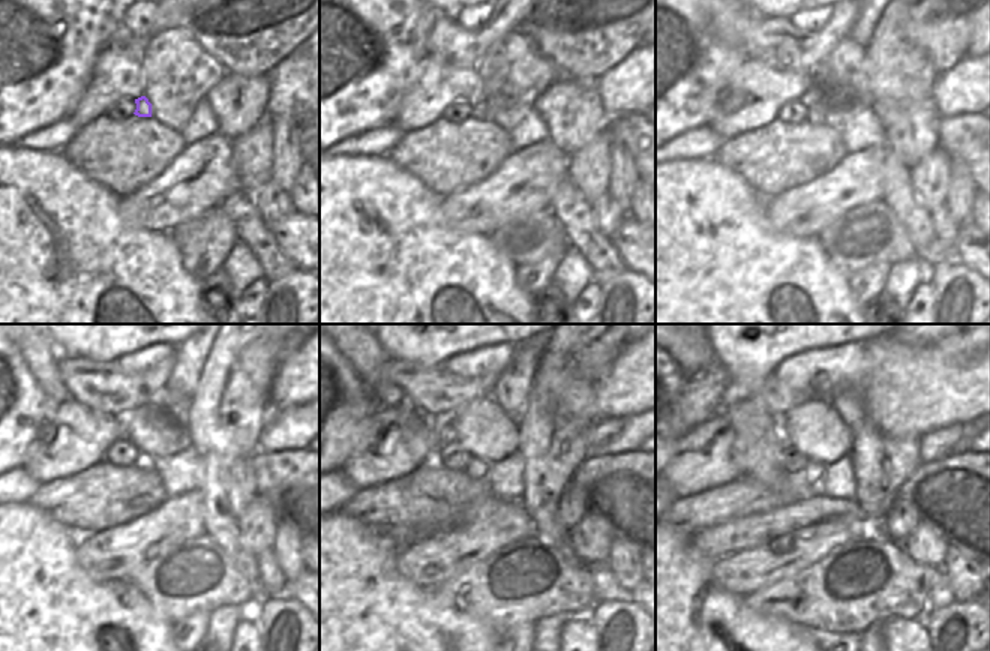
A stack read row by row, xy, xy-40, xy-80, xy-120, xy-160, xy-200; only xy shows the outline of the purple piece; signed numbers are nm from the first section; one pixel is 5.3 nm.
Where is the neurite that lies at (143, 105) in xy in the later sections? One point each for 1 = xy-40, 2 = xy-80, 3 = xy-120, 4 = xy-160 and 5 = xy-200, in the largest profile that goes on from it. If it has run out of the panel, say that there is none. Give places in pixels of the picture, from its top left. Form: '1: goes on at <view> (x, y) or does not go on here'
1: goes on at xy-40 (479, 111)
2: goes on at xy-80 (816, 111)
3: goes on at xy-120 (146, 462)
4: goes on at xy-160 (477, 468)
5: goes on at xy-200 (813, 471)

